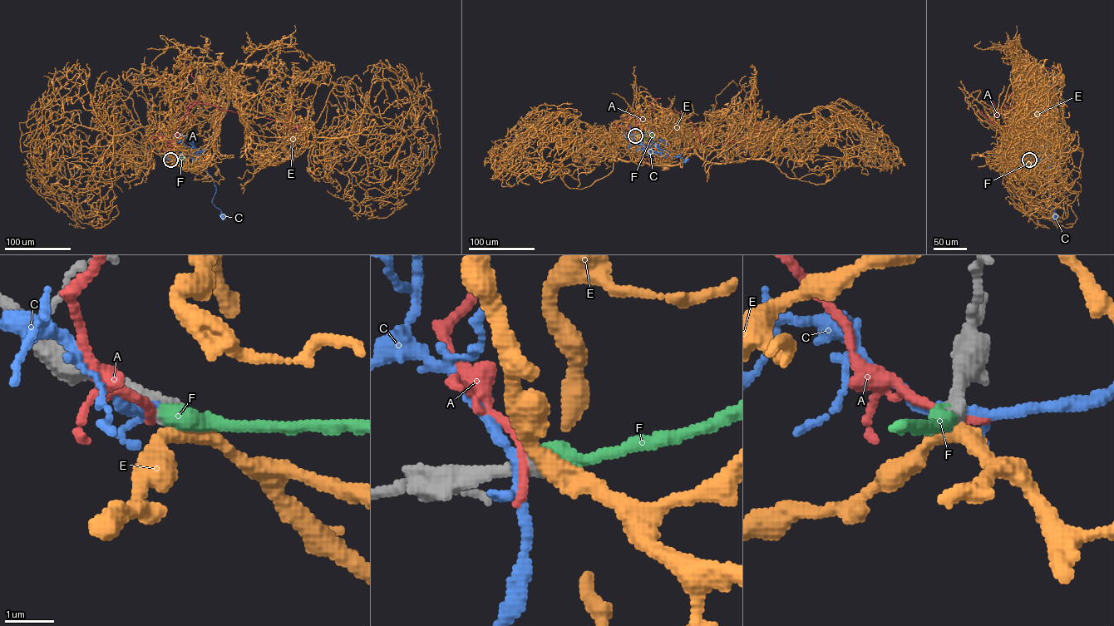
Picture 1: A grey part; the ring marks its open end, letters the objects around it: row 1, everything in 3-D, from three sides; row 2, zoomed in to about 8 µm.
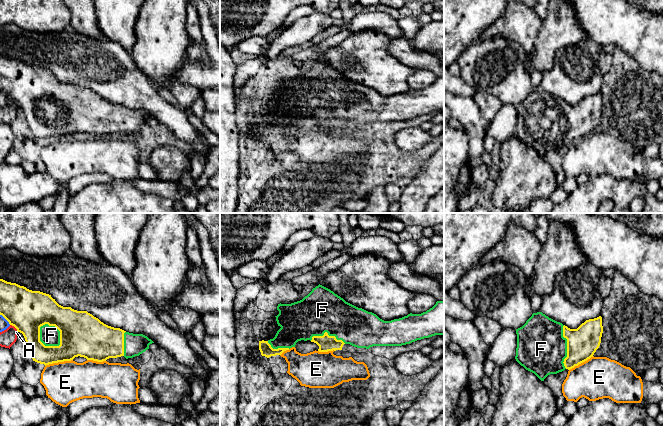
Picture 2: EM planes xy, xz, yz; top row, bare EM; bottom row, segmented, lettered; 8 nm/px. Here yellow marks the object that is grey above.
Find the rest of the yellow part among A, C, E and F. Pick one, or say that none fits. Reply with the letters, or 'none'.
F

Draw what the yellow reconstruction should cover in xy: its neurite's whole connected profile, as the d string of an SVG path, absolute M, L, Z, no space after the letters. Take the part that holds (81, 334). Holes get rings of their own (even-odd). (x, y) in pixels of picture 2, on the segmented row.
M0 279L0 315L22 333L33 361L49 365L84 357L97 362L124 356L139 356L154 343L143 334L133 334L101 322L87 311L59 305L51 295L32 291Z

